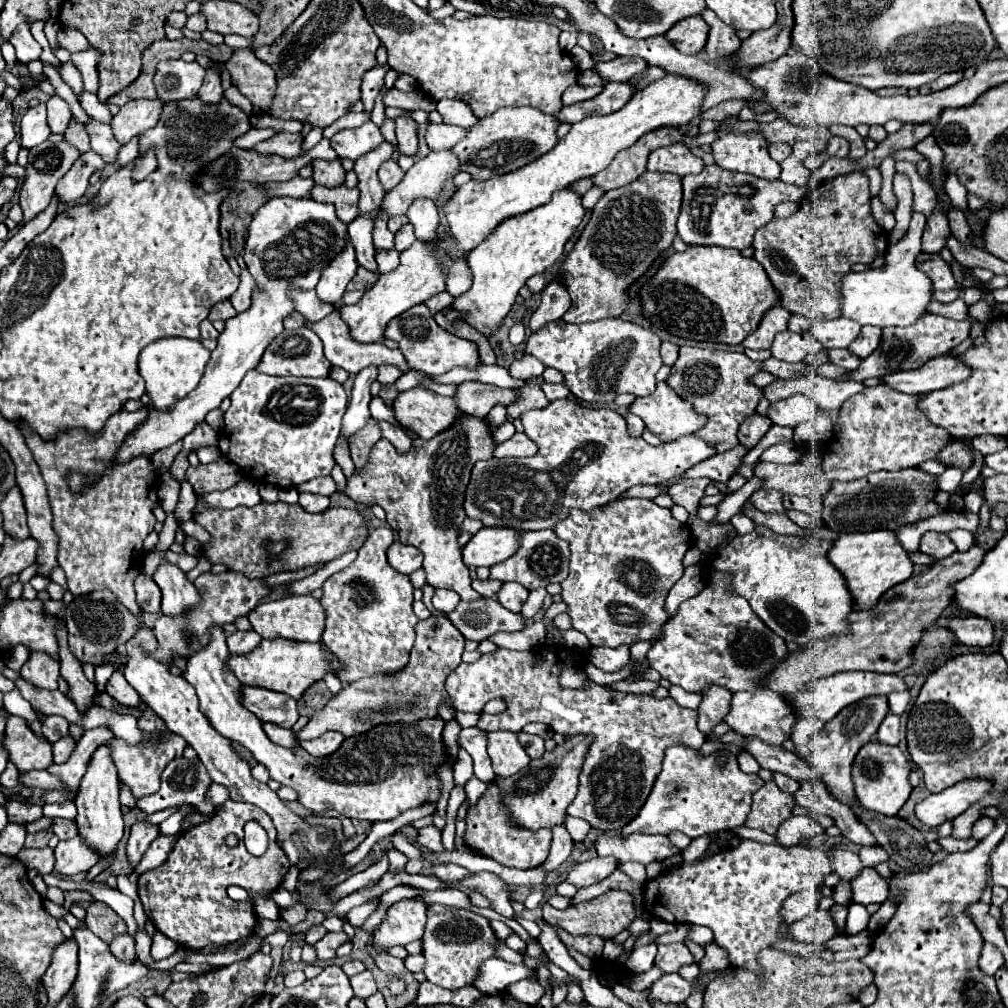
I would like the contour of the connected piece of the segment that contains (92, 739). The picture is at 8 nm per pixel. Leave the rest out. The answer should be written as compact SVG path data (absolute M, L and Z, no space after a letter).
M98 727L98 729L92 729L92 731L84 731L84 737L80 737L72 757L62 765L58 765L58 763L50 765L48 771L56 773L60 777L60 781L64 781L66 785L72 785L72 789L78 789L80 779L86 773L86 765L88 765L92 753L96 751L96 745L102 745L110 737L112 737L112 733L108 729L104 729L104 727Z

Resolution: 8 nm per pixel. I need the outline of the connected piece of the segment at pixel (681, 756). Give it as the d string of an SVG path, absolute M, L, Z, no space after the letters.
M674 745L666 749L662 771L654 781L652 793L648 795L640 813L622 829L622 835L630 833L660 833L668 835L670 831L682 831L688 837L700 837L720 829L736 829L744 825L752 795L764 785L756 773L740 771L736 761L728 765L716 765L716 753L702 755L700 751Z

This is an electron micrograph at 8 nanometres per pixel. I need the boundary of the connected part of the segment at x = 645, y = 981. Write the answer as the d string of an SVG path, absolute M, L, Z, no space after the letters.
M654 966L644 973L637 974L629 985L629 988L634 991L643 991L649 988L663 974L662 970Z

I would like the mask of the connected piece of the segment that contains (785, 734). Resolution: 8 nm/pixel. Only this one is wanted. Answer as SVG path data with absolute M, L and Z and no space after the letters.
M770 689L758 691L758 693L742 691L742 693L732 695L730 711L724 717L724 723L732 731L736 731L744 737L756 737L756 739L762 739L770 745L782 745L790 737L790 729L796 723L796 715L794 715L794 711L790 709L790 705L784 701L784 697L780 693L774 693Z

